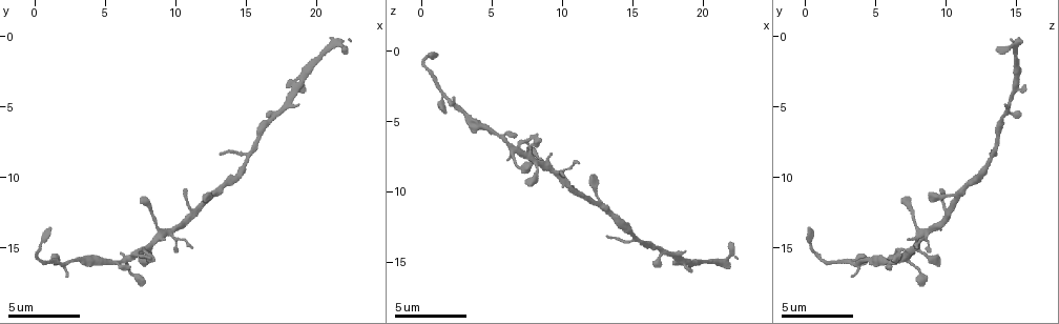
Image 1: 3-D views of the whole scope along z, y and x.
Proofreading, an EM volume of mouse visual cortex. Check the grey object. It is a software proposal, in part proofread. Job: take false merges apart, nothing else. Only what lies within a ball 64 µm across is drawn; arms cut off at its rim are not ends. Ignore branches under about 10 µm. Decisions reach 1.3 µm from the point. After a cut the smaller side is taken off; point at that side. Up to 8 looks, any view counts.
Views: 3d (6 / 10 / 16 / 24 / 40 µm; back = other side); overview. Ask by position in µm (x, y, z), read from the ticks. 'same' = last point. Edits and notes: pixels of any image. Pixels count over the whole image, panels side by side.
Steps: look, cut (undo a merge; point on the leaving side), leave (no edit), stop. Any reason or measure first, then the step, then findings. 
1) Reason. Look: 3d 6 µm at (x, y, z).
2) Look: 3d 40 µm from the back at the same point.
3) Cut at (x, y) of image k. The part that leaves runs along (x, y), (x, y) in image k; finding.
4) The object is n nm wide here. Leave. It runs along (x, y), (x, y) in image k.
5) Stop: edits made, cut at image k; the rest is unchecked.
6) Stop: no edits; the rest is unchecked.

Sudden change in width. Look: 3d 16 µm at (3.0, 15.8, 4.4).

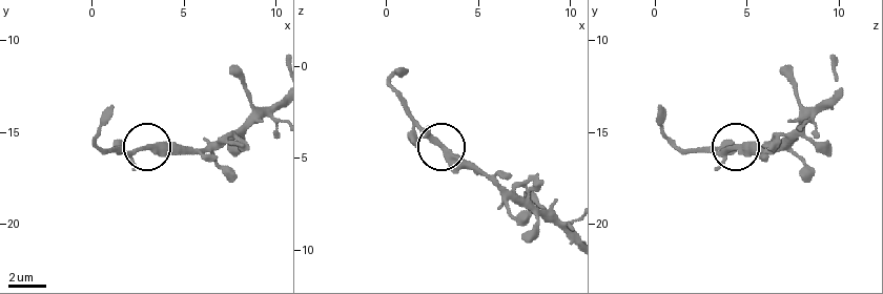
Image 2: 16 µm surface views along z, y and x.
Leave. One neuron here.

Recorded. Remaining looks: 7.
Three arms meet. Look: 3d 10 µm at (11.8, 12.0, 10.6).

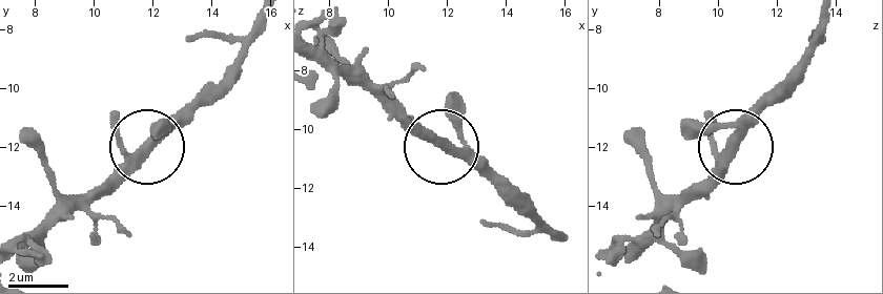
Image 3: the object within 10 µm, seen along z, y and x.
Look: 3d 10 µm from the back at (11.7, 12.2, 10.4).

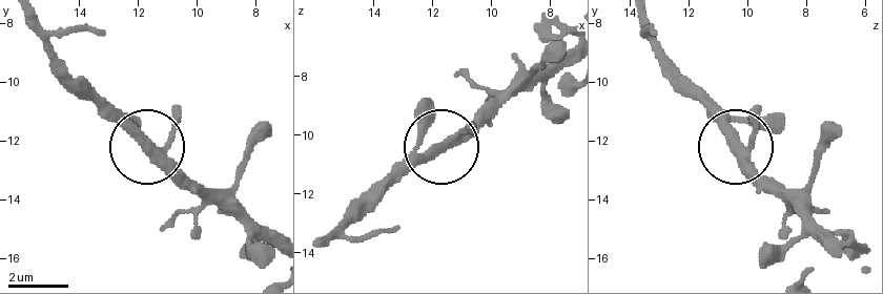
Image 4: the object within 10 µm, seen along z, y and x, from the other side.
The object is 300 nm wide here. Leave. All the same neuron.

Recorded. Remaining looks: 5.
Calibre changes. Look: 3d 10 µm at (14.6, 9.4, 12.8).

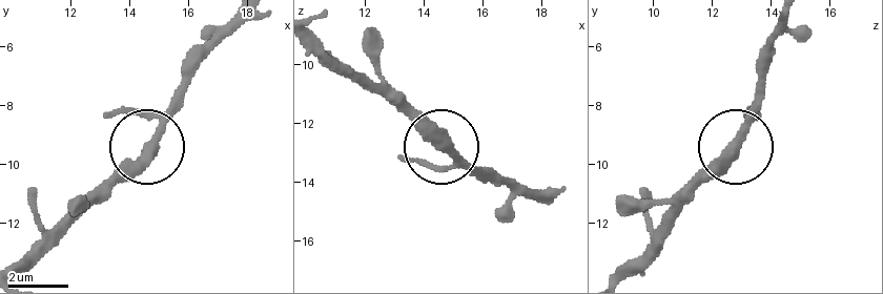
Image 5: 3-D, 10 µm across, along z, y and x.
The object is 370 nm wide here. Leave. It runs along (50, 231), (72, 224), (139, 156), (182, 99) in image 5; all the same neuron.

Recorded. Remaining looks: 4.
Thick turns thin. Look: 3d 6 µm at (18.2, 3.8, 14.8).

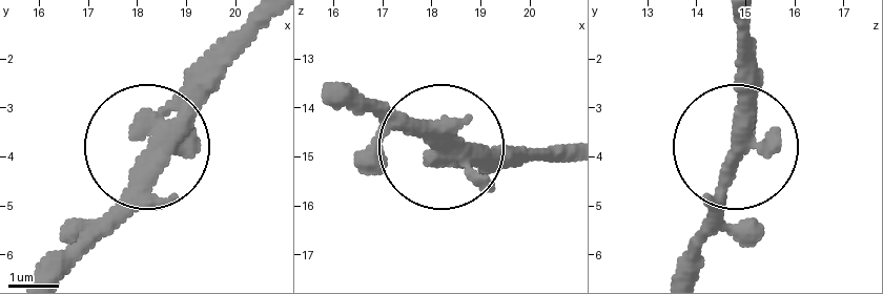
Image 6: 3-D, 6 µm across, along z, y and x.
Leave. It runs along (340, 84), (431, 143), (561, 155) in image 6; one neuron here.

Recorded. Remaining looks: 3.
Stop: no edits; the rest is unchecked.

